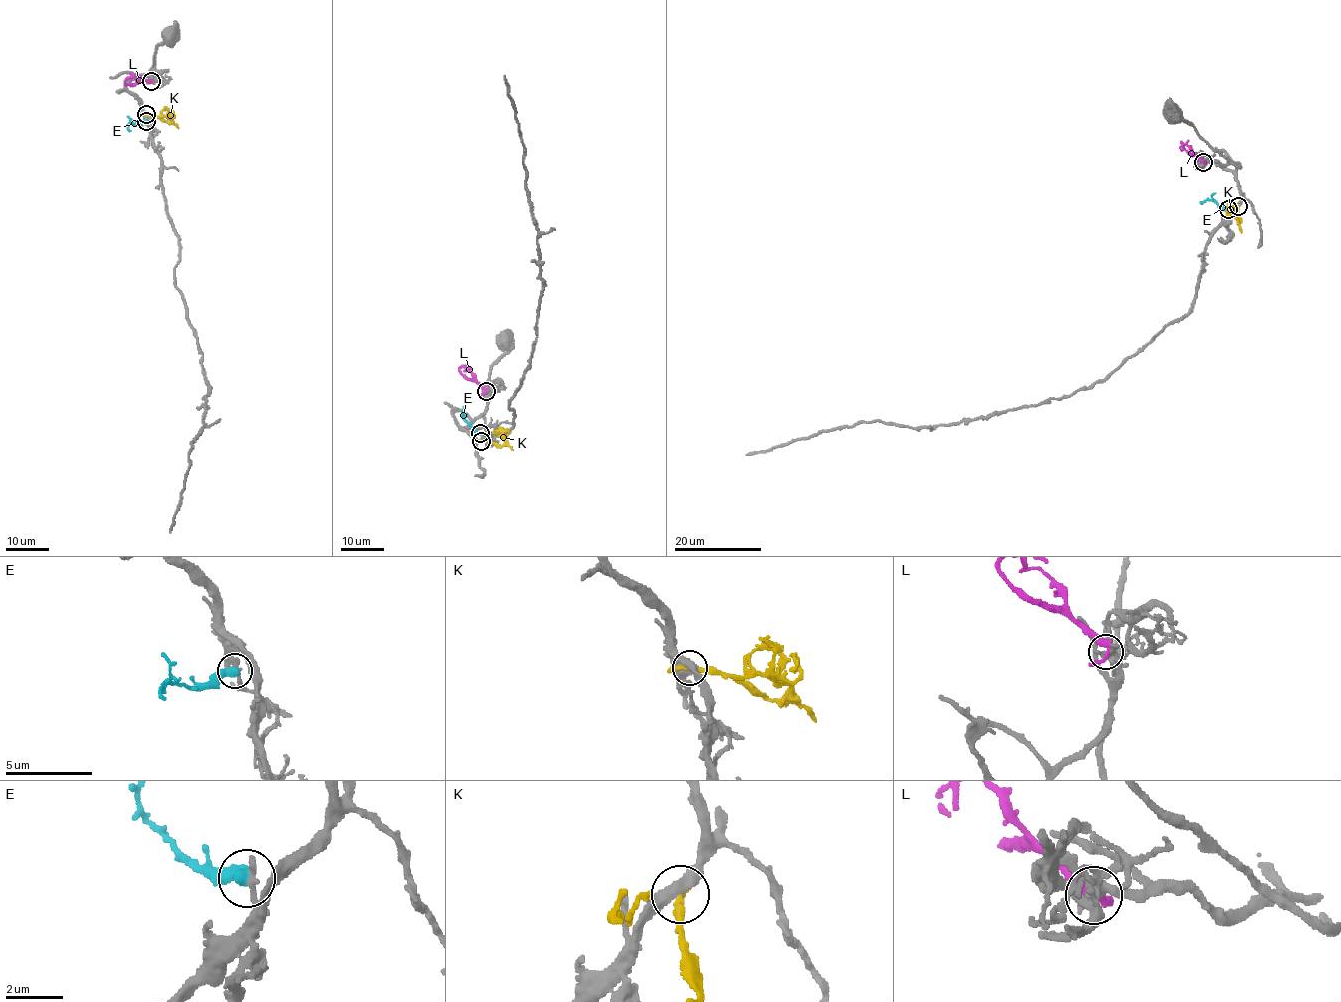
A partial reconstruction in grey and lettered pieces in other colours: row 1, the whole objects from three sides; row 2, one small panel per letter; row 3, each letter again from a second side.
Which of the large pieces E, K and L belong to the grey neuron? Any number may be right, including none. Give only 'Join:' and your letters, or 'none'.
Join: none

